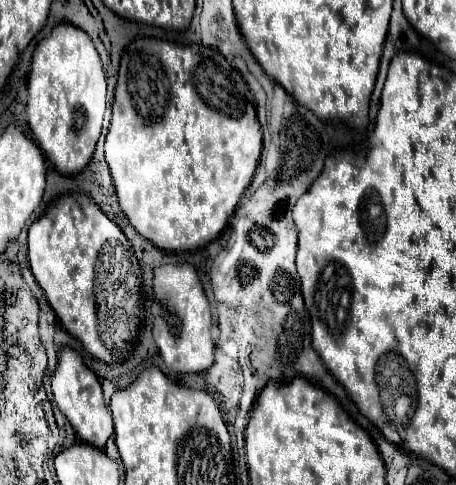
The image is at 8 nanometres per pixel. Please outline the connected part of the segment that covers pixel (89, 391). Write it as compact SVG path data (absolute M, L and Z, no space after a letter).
M62 348L60 350L58 368L56 368L54 376L52 376L52 392L54 392L54 402L58 404L58 408L62 410L62 414L68 418L68 422L76 430L76 436L84 444L90 444L90 446L102 450L106 446L106 440L114 432L112 414L110 414L108 406L104 404L102 386L100 386L96 374L90 372L84 366L80 354L74 352L72 348Z

